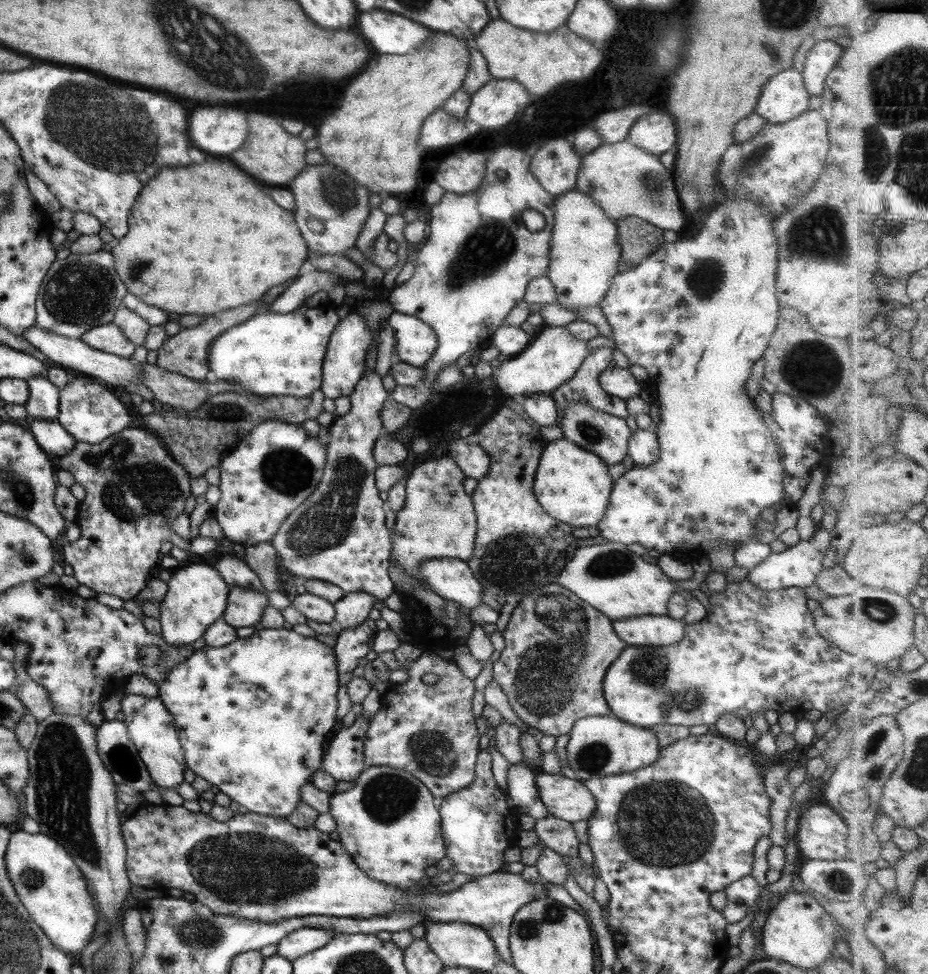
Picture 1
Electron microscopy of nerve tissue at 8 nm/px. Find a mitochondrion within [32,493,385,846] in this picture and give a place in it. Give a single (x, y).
(122, 761)

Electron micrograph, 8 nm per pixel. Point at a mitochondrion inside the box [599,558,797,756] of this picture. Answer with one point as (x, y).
(649, 667)

